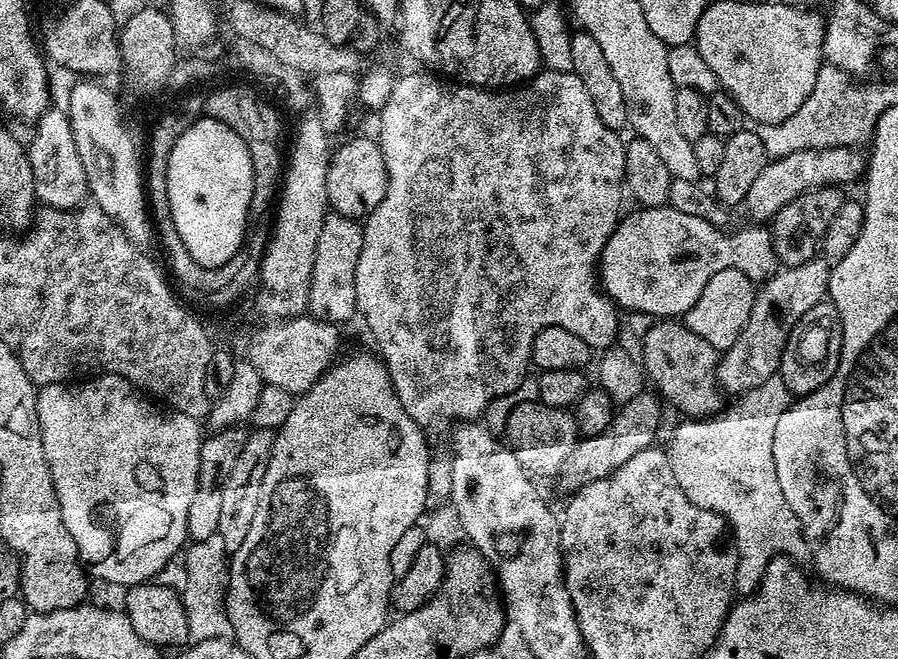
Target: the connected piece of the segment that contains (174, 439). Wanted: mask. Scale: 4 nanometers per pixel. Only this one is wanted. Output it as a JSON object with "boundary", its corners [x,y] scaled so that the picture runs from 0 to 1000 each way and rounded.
{"boundary":[[[72,580],[70,583],[55,583],[49,592],[49,639],[51,640],[51,665],[53,666],[53,675],[56,683],[60,689],[62,697],[62,712],[65,719],[69,719],[69,737],[71,739],[71,759],[78,768],[80,775],[80,795],[87,804],[87,816],[91,822],[91,835],[94,836],[97,854],[112,874],[116,880],[130,880],[131,885],[141,888],[144,883],[156,883],[165,874],[168,868],[174,868],[177,862],[183,862],[186,856],[192,856],[196,850],[196,842],[204,835],[205,825],[210,824],[212,813],[212,786],[214,785],[214,775],[216,774],[216,756],[220,756],[220,737],[225,737],[225,719],[227,718],[227,701],[229,697],[229,669],[227,665],[227,640],[228,633],[226,630],[222,631],[224,627],[218,622],[210,622],[208,619],[198,619],[192,616],[184,616],[182,612],[175,610],[168,599],[161,598],[156,592],[147,592],[151,595],[134,595],[133,581],[120,580],[125,583],[111,583],[108,589],[88,589],[90,584],[85,580]]]}

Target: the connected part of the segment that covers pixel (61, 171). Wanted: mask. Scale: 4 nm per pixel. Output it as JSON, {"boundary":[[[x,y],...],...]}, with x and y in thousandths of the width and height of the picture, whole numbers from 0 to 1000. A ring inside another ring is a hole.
{"boundary":[[[62,161],[55,162],[40,184],[38,206],[31,215],[32,241],[41,266],[52,279],[51,290],[58,316],[84,319],[97,303],[98,258],[87,222],[87,206],[79,178]]]}

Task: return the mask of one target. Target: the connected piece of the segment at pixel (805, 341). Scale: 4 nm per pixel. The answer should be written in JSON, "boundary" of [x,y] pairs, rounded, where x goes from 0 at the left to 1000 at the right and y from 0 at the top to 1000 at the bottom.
{"boundary":[[[928,458],[906,470],[906,476],[893,489],[880,525],[871,569],[875,580],[880,580],[880,586],[884,586],[892,604],[903,604],[931,578],[942,549],[943,536],[944,478],[934,460]]]}

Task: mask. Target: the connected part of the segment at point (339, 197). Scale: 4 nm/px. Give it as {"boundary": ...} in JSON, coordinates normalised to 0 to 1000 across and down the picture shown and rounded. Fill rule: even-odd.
{"boundary":[[[405,206],[390,212],[379,226],[375,223],[365,244],[364,320],[383,338],[393,343],[409,341],[421,313],[425,313],[431,276],[432,258],[422,217],[418,211],[409,212]]]}

